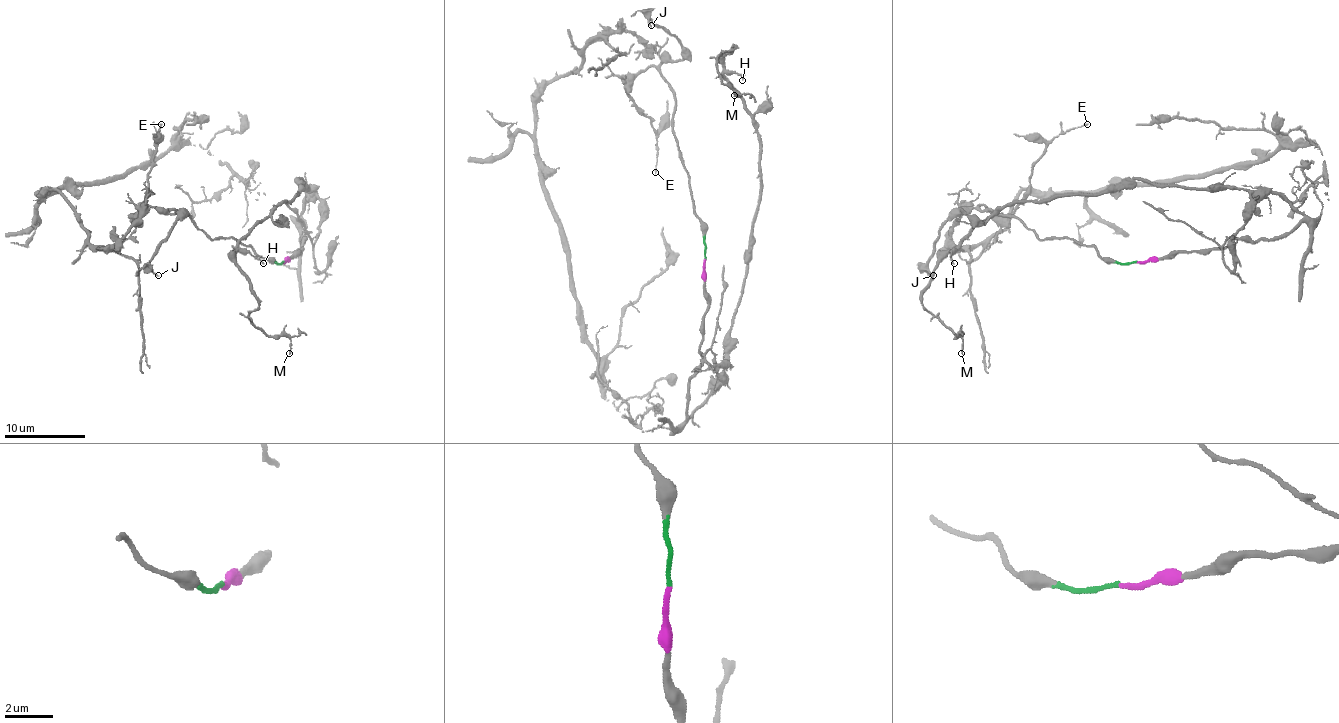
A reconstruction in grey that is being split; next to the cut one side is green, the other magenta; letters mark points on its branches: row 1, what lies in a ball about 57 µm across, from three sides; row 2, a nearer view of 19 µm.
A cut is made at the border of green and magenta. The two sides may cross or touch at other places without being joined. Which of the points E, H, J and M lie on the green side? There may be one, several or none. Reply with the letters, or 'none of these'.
E, J

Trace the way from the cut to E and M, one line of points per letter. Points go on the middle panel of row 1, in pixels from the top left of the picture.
E: (705, 257), (704, 225), (672, 130), (672, 88), (653, 66), (627, 92), (654, 128), (655, 173)
M: (705, 259), (686, 422), (721, 374), (760, 187), (757, 124), (720, 62), (734, 46), (716, 66), (734, 94)

